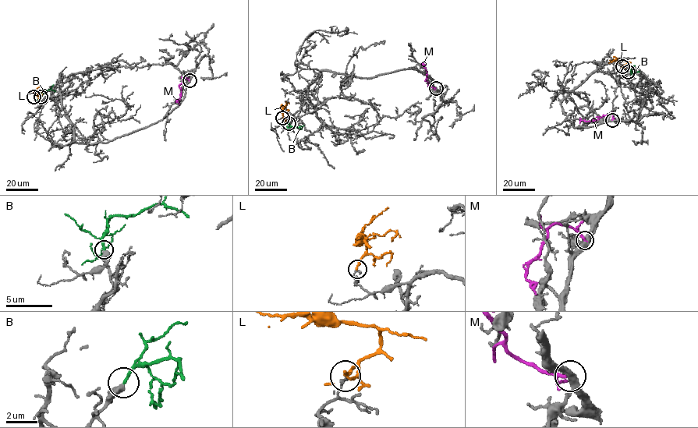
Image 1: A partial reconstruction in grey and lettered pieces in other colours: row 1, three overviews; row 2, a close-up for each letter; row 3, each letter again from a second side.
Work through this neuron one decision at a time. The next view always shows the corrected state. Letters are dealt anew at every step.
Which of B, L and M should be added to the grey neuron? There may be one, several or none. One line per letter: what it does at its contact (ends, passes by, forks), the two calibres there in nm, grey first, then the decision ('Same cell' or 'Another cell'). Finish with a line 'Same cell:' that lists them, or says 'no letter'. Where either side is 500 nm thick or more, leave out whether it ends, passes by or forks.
B: It ends there. Thickness 480 nm (grey) against 200 nm. Same cell
L: It ends there. Thickness 180 nm (grey) against 170 nm. Another cell
M: It ends there. Thickness 380 nm (grey) against 220 nm. Another cell
Same cell: B

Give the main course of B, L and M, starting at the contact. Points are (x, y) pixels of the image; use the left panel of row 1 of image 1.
B: (40, 97), (42, 91), (50, 89), (55, 91)
L: (34, 97), (34, 90), (39, 93), (37, 99)
M: (189, 81), (184, 78), (179, 85), (179, 104)

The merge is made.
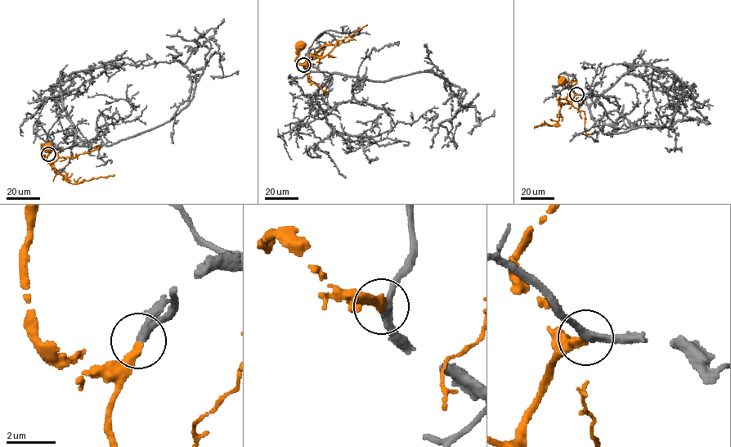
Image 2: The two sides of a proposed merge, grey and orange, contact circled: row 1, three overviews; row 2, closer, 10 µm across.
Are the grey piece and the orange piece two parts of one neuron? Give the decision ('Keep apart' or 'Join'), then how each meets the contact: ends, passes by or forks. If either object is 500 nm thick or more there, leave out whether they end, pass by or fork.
Join. At the ring grey passes by. At the ring orange ends

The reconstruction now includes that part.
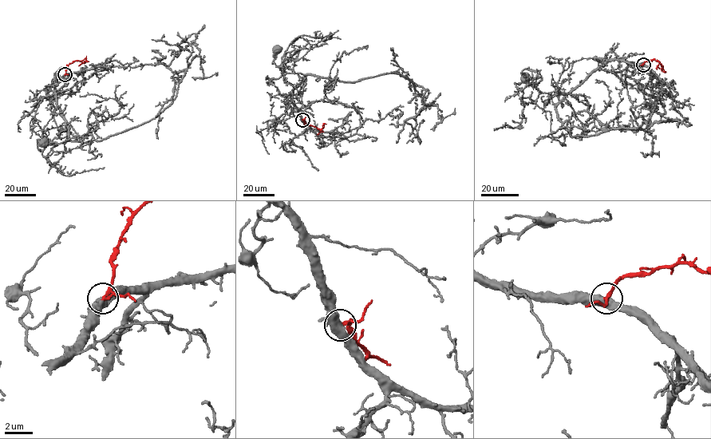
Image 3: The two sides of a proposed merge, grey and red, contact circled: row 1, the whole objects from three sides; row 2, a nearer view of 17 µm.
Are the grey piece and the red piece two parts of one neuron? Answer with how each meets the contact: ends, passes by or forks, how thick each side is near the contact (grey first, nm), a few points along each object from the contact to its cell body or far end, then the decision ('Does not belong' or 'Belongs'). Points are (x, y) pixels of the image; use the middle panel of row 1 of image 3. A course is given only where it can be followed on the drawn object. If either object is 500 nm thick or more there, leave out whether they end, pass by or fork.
Thickness 550 nm (grey) against 190 nm. Course of grey: (302, 120), (291, 96), (293, 88), (300, 84), (304, 75), (286, 73), (272, 63), (276, 49). Course of red: (302, 120), (319, 129), (326, 124). Belongs

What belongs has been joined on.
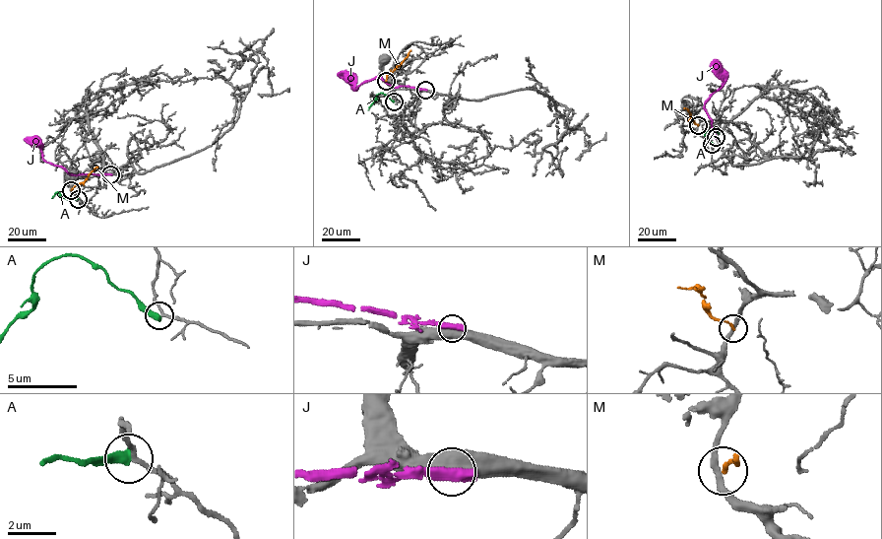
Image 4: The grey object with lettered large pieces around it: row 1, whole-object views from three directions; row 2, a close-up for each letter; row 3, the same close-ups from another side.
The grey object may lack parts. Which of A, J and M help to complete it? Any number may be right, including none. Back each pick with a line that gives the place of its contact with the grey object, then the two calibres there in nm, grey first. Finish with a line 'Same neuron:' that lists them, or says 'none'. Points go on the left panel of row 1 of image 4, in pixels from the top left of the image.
Same neuron: none

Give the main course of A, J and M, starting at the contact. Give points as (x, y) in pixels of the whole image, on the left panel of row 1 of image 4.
A: (78, 199), (63, 198), (58, 192), (51, 198)
J: (110, 174), (72, 174), (45, 161), (40, 147), (29, 139), (24, 139)
M: (71, 190), (98, 167)

